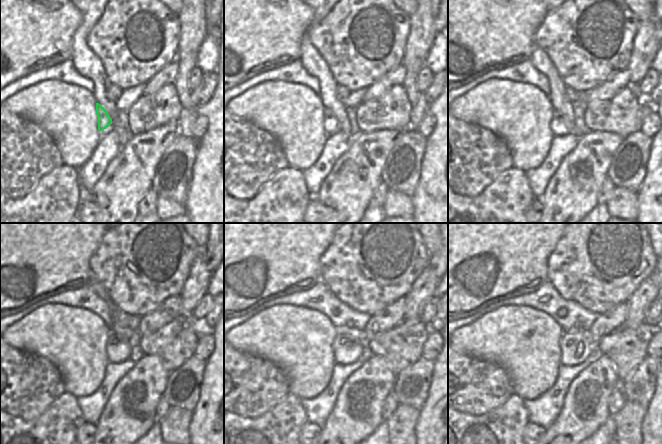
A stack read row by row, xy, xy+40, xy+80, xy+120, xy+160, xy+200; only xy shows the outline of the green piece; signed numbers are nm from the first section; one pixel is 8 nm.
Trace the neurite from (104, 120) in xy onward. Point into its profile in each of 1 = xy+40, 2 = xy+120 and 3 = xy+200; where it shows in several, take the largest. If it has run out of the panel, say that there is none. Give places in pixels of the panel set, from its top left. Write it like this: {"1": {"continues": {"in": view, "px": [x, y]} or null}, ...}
{"1": {"continues": {"in": "xy+40", "px": [331, 125]}}, "2": {"continues": {"in": "xy+120", "px": [118, 349]}}, "3": {"continues": {"in": "xy+200", "px": [574, 347]}}}

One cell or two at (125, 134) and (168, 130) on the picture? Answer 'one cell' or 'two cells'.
two cells

